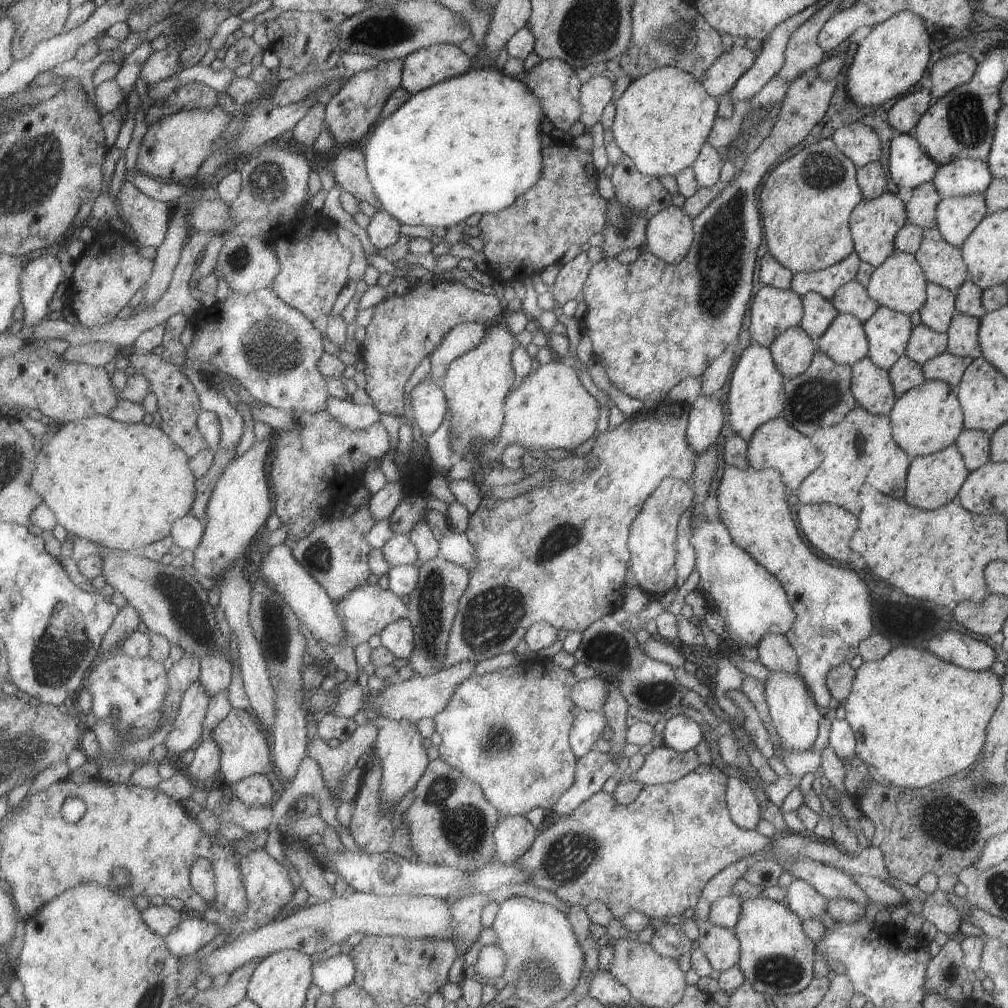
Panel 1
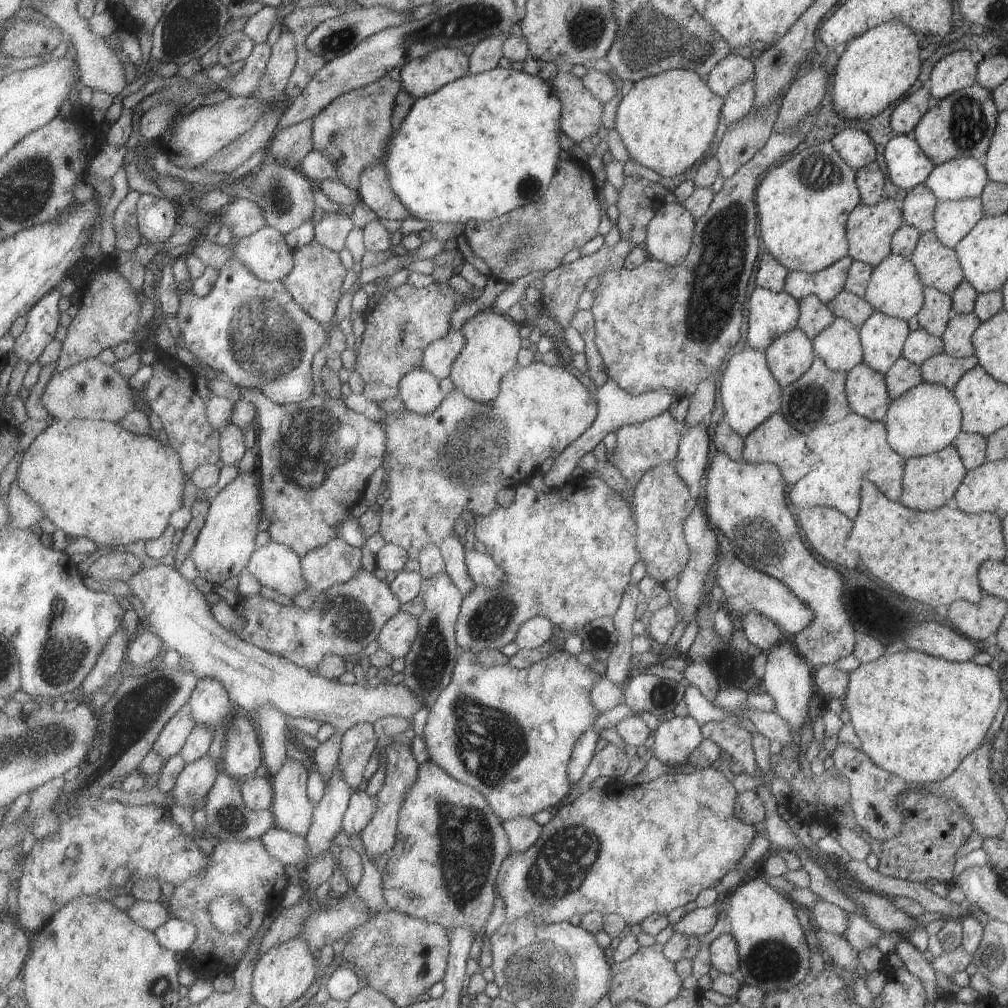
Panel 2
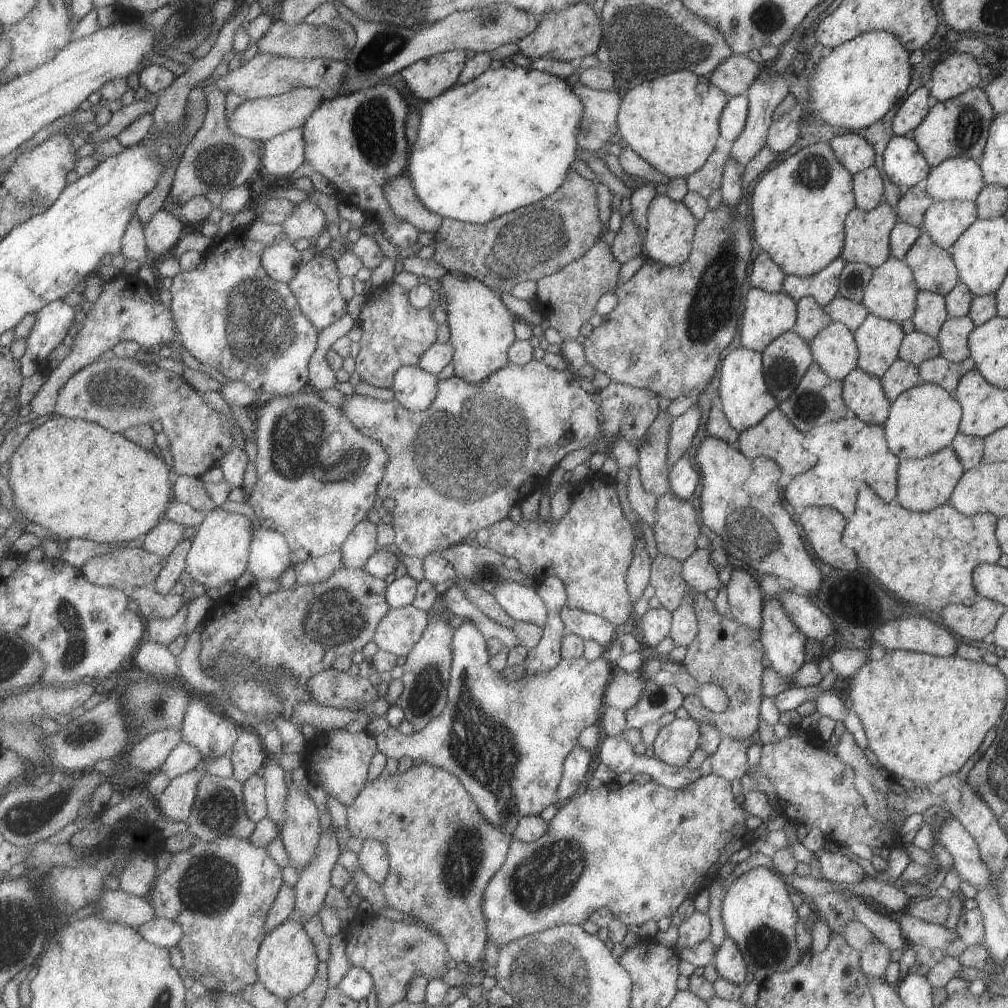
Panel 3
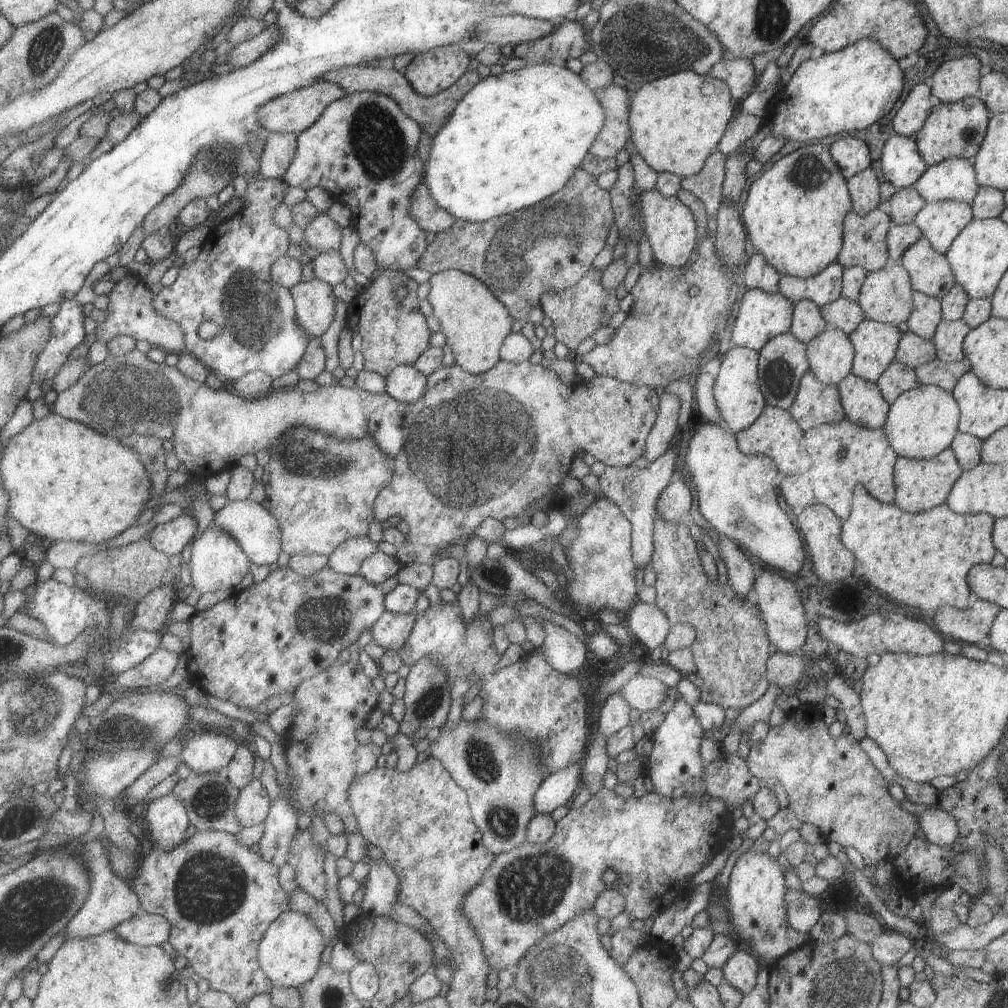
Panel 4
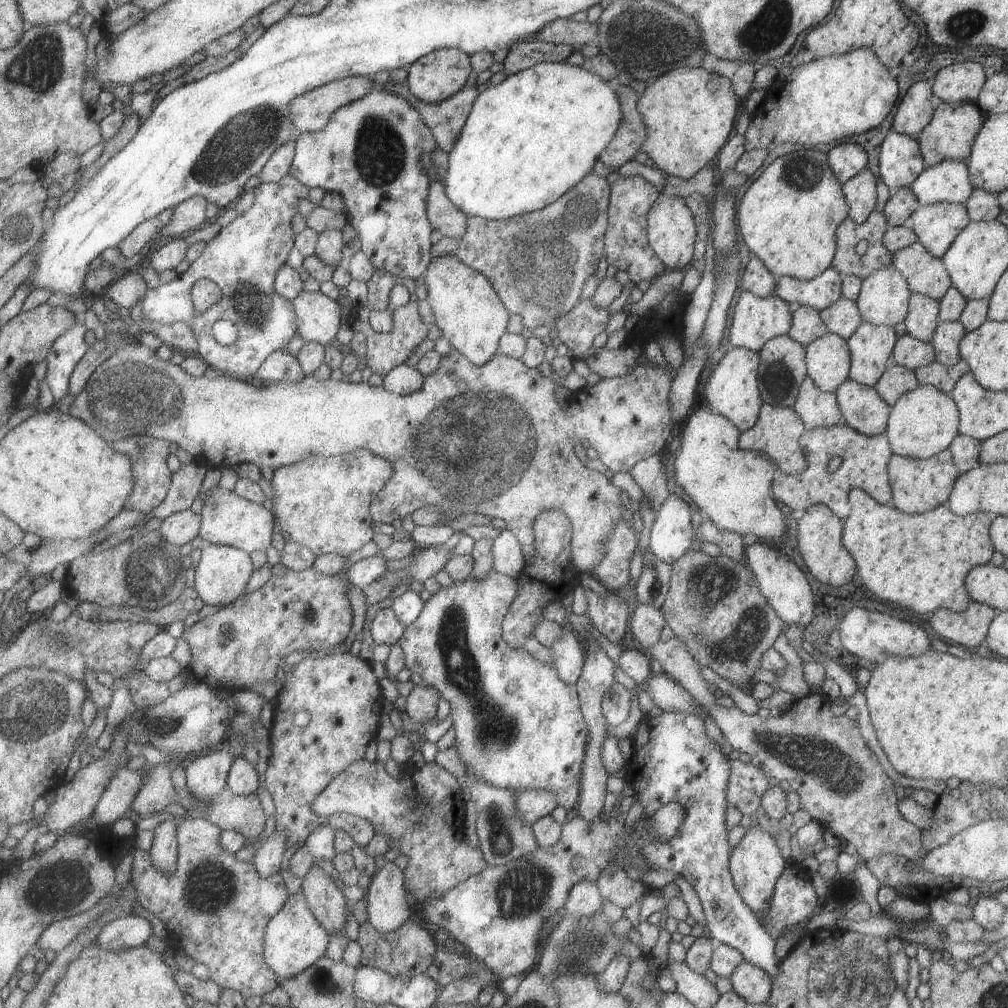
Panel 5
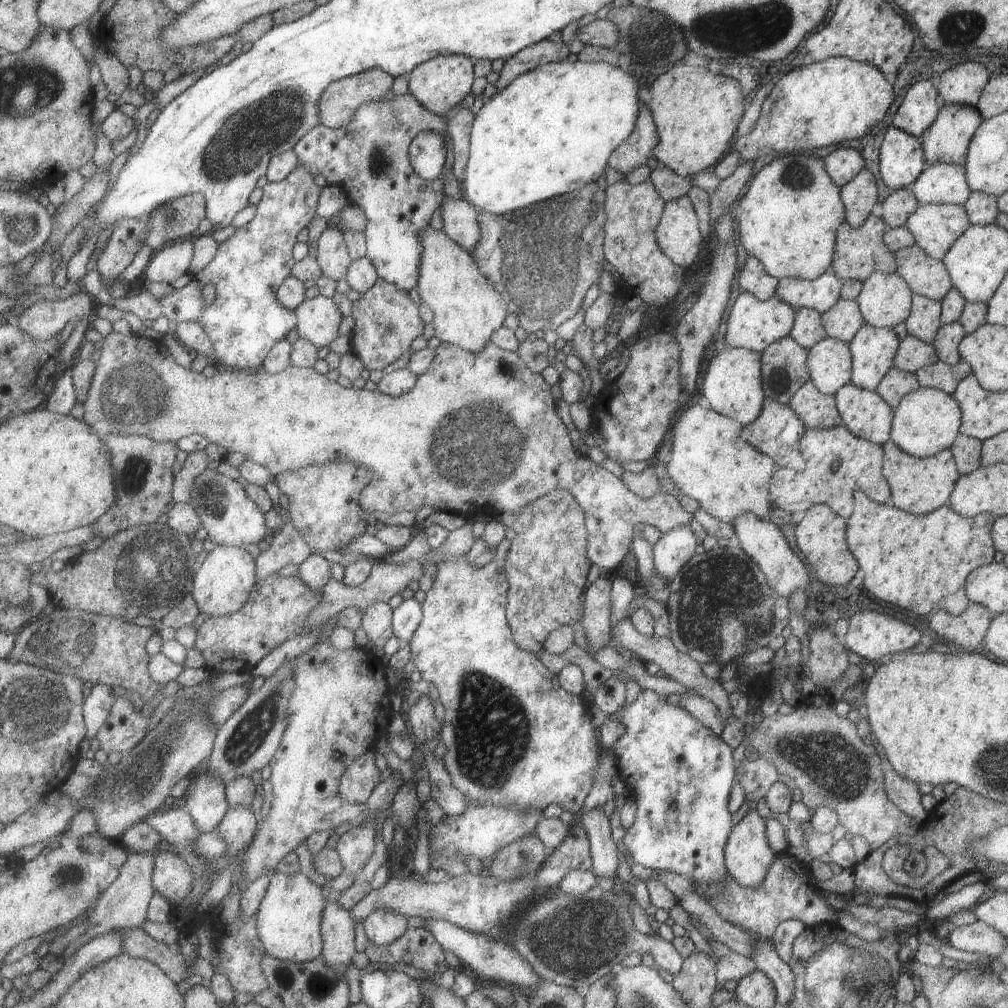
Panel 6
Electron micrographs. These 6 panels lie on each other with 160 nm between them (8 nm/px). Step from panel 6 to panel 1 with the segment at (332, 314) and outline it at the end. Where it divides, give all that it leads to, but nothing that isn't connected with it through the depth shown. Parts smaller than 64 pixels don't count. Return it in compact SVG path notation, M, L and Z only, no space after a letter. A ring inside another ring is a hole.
M308 200L299 221L279 225L277 232L271 231L282 262L282 271L274 280L273 288L288 305L315 320L319 316L330 316L341 290L349 282L354 252L339 240L335 224L322 216L311 217L306 212L307 207Z

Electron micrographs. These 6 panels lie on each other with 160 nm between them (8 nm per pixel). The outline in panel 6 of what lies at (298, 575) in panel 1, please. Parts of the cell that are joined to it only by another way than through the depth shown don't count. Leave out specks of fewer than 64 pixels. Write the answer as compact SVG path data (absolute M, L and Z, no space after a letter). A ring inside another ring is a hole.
M205 469L194 480L190 503L195 507L202 520L202 526L207 530L211 541L219 545L244 547L247 544L257 544L269 534L265 513L259 505L251 500L248 492L238 479L229 478L215 471Z

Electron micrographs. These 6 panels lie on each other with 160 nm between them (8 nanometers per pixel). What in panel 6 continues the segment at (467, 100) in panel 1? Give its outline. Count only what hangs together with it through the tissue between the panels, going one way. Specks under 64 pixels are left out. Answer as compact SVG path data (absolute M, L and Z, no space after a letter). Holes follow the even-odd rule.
M563 59L524 72L485 102L474 120L470 159L461 184L464 198L480 211L504 215L595 183L608 167L611 152L633 132L637 110L637 81L617 65Z

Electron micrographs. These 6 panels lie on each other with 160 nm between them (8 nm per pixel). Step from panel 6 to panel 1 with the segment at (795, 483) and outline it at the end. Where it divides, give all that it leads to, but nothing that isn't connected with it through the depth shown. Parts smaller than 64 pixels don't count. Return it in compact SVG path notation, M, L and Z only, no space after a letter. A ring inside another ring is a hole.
M856 405L837 424L818 428L810 436L810 441L822 452L823 460L796 488L800 503L829 503L857 516L858 488L863 483L870 484L889 498L904 500L910 458L893 442L888 415L872 415Z

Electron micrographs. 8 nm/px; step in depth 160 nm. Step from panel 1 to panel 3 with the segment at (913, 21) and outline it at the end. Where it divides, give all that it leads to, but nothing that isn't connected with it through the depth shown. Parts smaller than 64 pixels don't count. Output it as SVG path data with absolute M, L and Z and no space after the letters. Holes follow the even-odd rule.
M871 31L833 47L827 56L819 59L814 68L805 71L802 75L800 81L803 82L803 91L807 91L809 95L807 109L811 110L812 118L845 130L842 135L830 138L828 145L839 164L852 175L874 164L873 148L861 135L857 134L857 131L877 122L893 106L899 104L911 80L912 66L907 61L909 55L900 40L892 34L885 31Z

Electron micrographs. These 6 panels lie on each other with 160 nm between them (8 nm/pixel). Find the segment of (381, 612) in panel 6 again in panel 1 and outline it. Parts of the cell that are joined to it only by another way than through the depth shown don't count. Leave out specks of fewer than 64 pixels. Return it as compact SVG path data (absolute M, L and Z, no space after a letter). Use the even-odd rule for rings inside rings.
M408 619L392 622L381 632L381 644L385 645L398 658L410 659L416 647L416 632Z

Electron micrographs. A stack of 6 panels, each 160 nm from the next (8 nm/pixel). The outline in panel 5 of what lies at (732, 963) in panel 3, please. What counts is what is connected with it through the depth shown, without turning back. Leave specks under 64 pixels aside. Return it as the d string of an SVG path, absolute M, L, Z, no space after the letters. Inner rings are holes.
M741 961L728 978L732 991L746 1003L758 1005L765 1003L771 990L771 978L763 970L751 966L747 961Z

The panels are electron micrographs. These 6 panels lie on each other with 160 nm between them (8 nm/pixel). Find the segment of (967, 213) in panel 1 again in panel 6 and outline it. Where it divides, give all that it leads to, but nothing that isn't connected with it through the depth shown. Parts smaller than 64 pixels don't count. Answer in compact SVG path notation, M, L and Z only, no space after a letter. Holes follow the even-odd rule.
M951 203L919 204L905 224L919 248L938 261L969 225L964 205Z

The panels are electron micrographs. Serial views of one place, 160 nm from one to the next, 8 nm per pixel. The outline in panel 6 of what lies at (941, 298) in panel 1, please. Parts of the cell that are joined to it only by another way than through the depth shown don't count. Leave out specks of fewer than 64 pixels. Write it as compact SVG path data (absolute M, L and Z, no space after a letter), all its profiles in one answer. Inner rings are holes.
M912 294L910 315L904 320L906 334L932 344L940 324L940 302Z

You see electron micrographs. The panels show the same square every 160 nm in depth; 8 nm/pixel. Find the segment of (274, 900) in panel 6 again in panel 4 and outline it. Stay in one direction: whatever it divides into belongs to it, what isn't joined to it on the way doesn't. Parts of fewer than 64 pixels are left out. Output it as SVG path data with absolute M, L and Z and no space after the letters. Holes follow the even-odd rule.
M285 911L266 932L261 941L260 963L275 987L299 989L302 984L315 978L321 966L321 954L325 950L325 936L311 918L298 911Z

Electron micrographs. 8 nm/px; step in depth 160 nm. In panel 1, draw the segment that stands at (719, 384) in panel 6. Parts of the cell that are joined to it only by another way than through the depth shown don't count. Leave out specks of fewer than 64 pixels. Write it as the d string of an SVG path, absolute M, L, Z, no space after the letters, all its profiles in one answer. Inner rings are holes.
M751 342L741 351L735 368L731 372L731 378L729 378L727 412L729 412L729 424L733 432L746 443L759 425L775 418L783 410L786 397L784 381L784 376L773 364L768 348Z

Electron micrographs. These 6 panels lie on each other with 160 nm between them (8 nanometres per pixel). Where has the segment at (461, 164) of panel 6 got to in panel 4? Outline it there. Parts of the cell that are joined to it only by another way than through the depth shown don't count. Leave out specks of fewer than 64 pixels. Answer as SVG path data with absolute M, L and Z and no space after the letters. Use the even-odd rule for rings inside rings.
M375 64L361 65L354 67L341 67L340 69L328 72L322 80L331 81L340 84L348 93L357 91L371 91L393 97L407 113L407 116L414 118L422 124L425 133L436 137L441 129L449 122L449 119L456 111L457 105L470 93L475 86L482 80L482 74L476 69L467 71L453 86L447 90L440 92L438 95L426 97L419 94L405 73L397 72L395 69L384 69L375 66Z

